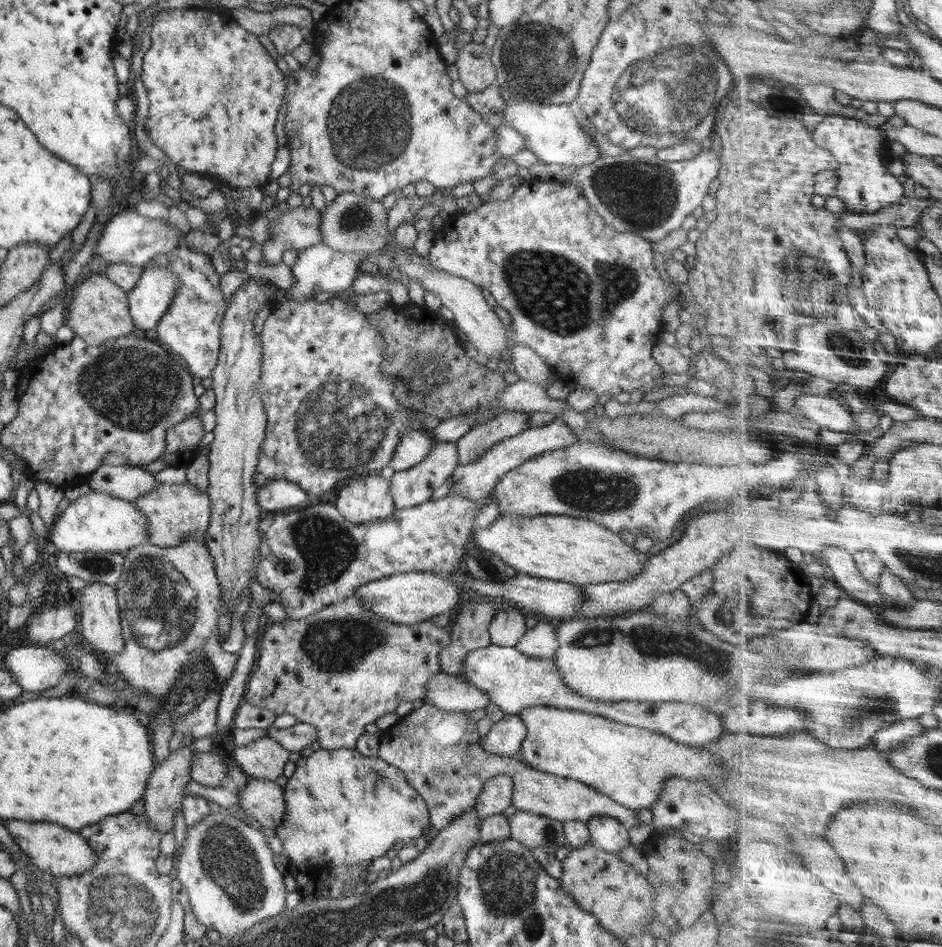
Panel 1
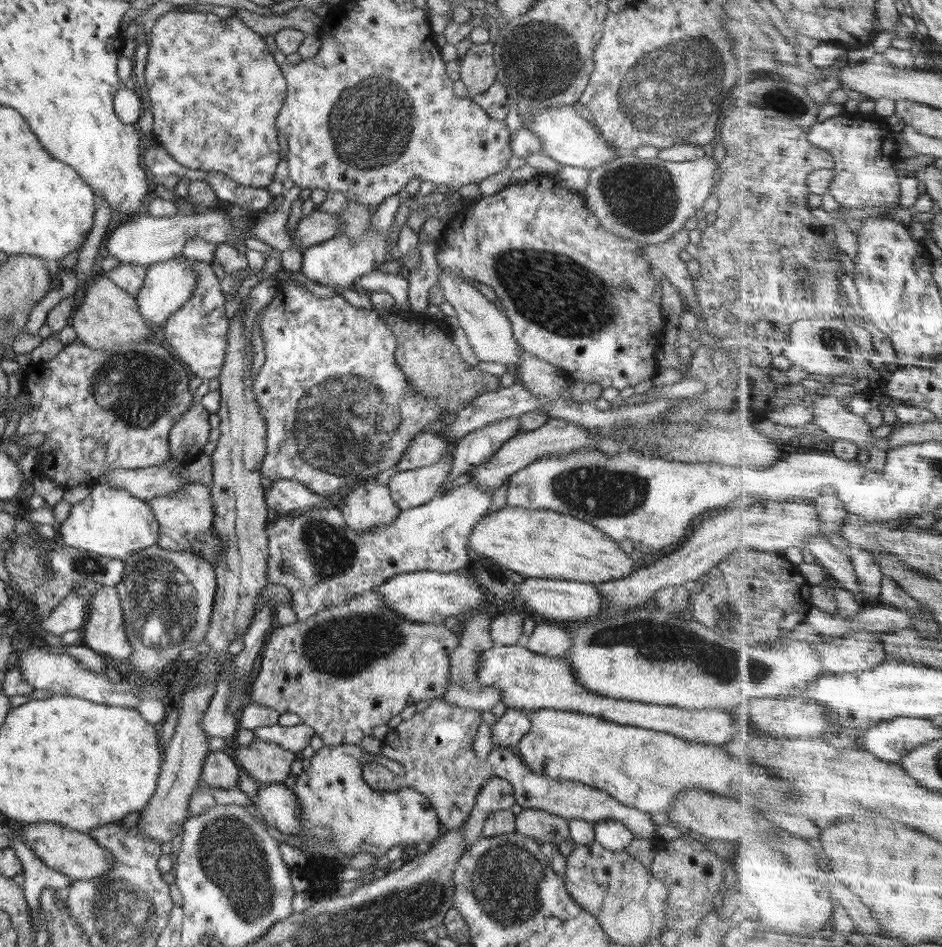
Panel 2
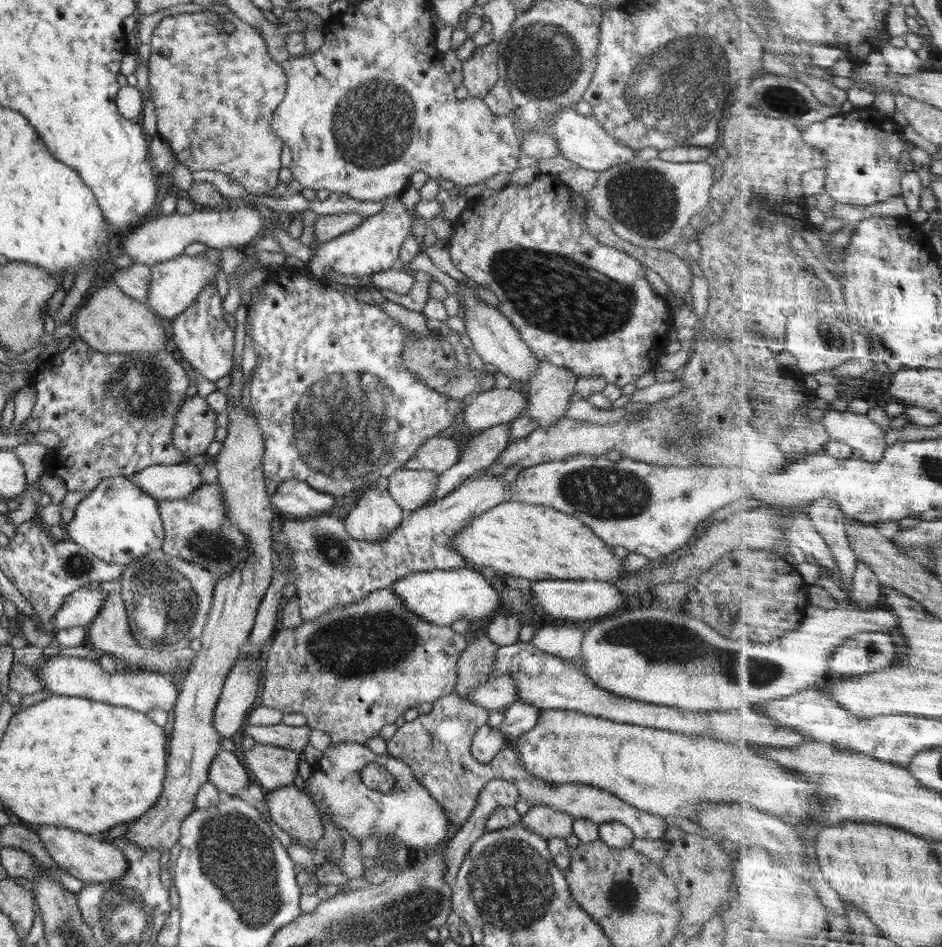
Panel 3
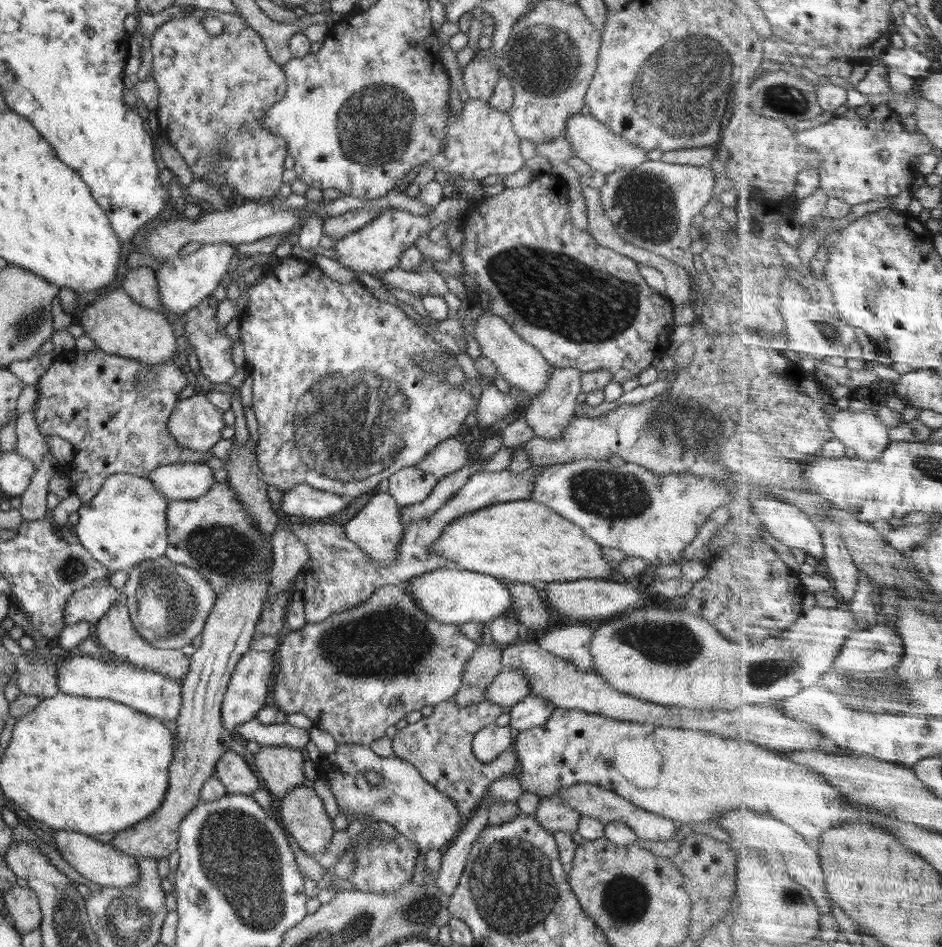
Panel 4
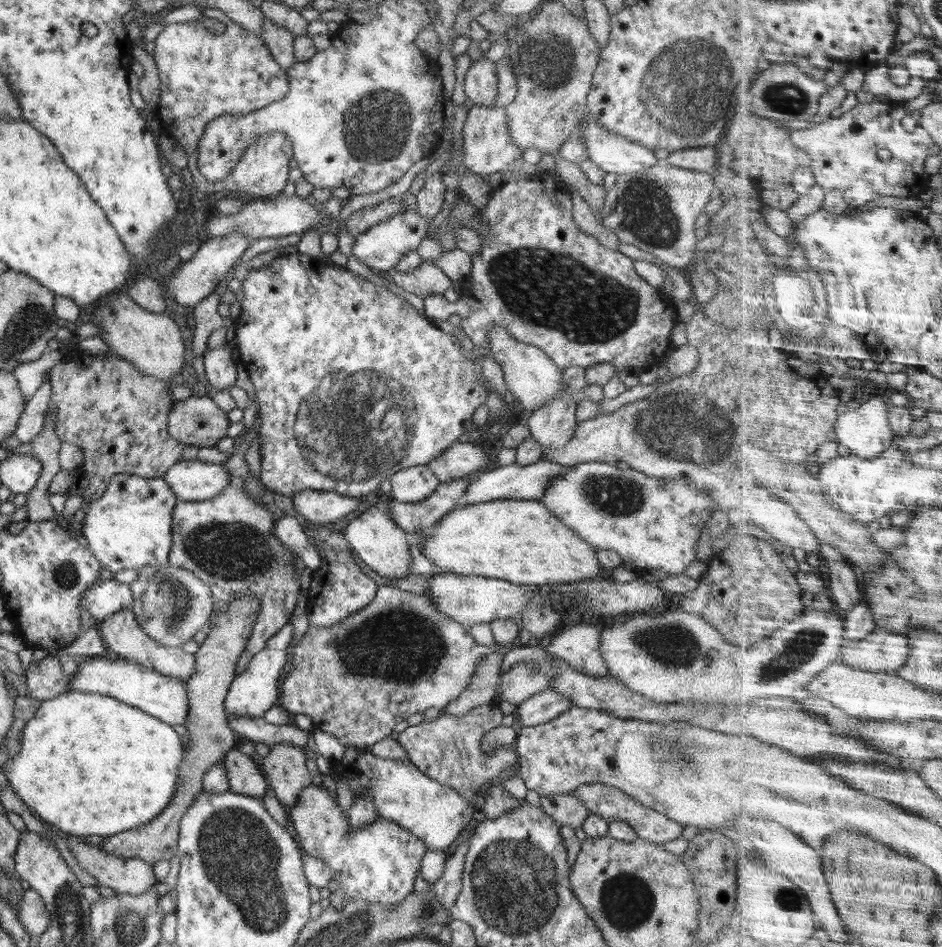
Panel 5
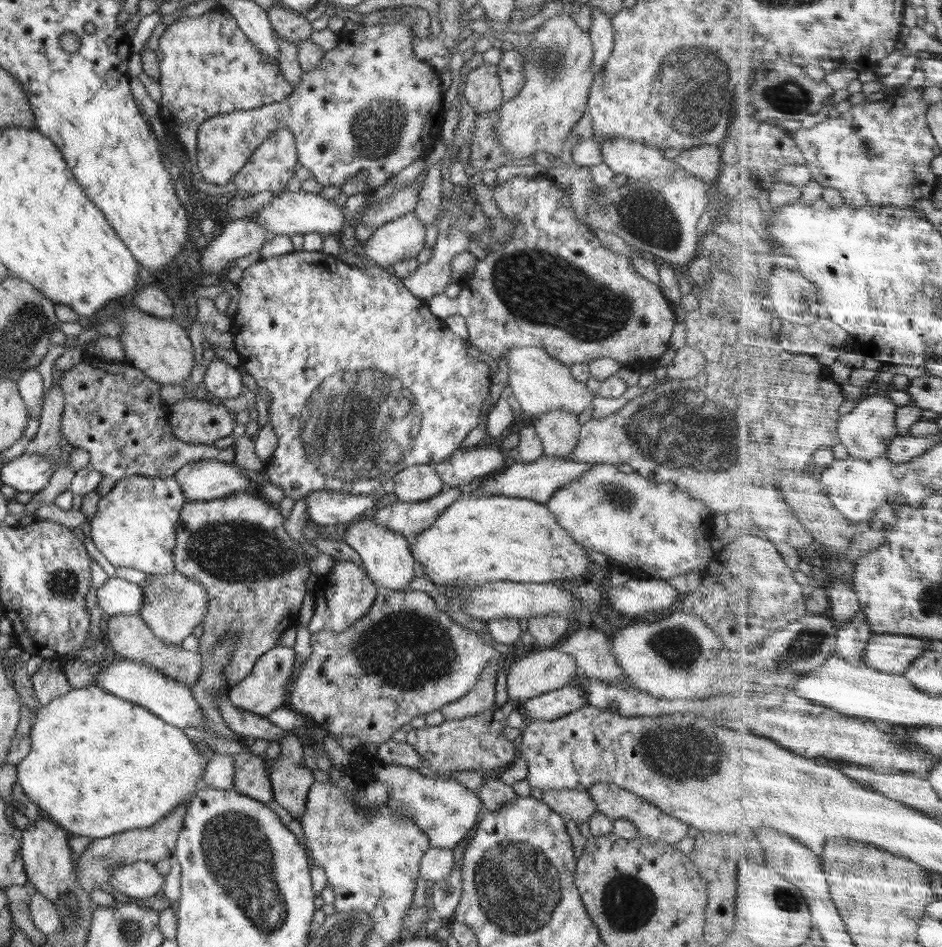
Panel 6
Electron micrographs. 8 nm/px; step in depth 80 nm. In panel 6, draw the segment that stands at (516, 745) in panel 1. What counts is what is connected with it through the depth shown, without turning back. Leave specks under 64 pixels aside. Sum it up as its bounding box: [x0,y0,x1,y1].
[521,683,587,722]

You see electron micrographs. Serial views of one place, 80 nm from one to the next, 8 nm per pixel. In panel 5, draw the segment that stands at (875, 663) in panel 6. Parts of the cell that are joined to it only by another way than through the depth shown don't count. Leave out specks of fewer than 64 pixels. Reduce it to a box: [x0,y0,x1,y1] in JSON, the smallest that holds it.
[842,627,911,672]

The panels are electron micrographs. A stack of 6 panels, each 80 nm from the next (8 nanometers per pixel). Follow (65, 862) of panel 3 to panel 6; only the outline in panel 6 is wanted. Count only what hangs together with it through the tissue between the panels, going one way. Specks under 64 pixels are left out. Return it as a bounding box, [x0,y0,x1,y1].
[108,861,165,898]

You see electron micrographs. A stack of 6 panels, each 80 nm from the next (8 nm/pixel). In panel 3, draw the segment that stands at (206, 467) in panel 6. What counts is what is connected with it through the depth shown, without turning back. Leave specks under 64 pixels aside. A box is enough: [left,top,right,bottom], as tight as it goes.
[127,465,203,500]

